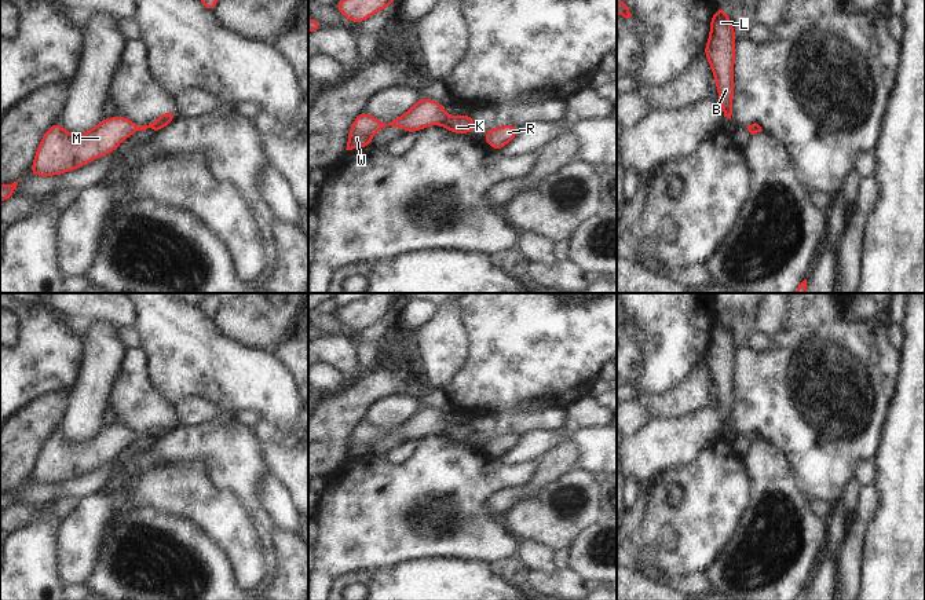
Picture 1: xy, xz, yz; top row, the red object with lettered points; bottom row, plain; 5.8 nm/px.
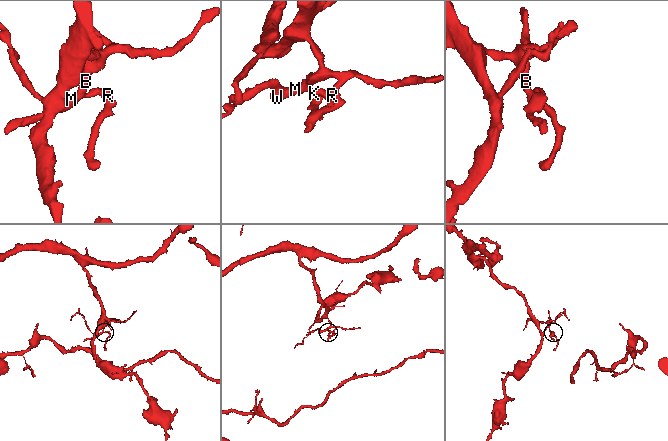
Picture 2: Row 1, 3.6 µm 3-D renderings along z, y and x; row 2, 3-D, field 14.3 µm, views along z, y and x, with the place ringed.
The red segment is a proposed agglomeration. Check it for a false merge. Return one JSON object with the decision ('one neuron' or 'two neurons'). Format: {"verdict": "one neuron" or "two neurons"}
{"verdict": "one neuron"}

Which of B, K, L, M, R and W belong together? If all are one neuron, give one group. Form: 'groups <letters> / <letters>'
groups B K L M R W

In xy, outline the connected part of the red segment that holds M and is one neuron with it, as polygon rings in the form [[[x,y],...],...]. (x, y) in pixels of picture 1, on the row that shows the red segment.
[[[171,109],[151,124],[138,127],[128,118],[114,116],[80,135],[69,133],[59,122],[55,122],[43,135],[29,173],[54,176],[74,171],[92,160],[110,154],[136,131],[147,128],[158,131],[168,127],[173,118],[176,113]]]

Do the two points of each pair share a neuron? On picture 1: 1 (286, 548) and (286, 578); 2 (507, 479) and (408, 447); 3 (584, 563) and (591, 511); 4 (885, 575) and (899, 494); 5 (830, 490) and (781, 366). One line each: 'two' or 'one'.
1: one
2: two
3: two
4: one
5: one

